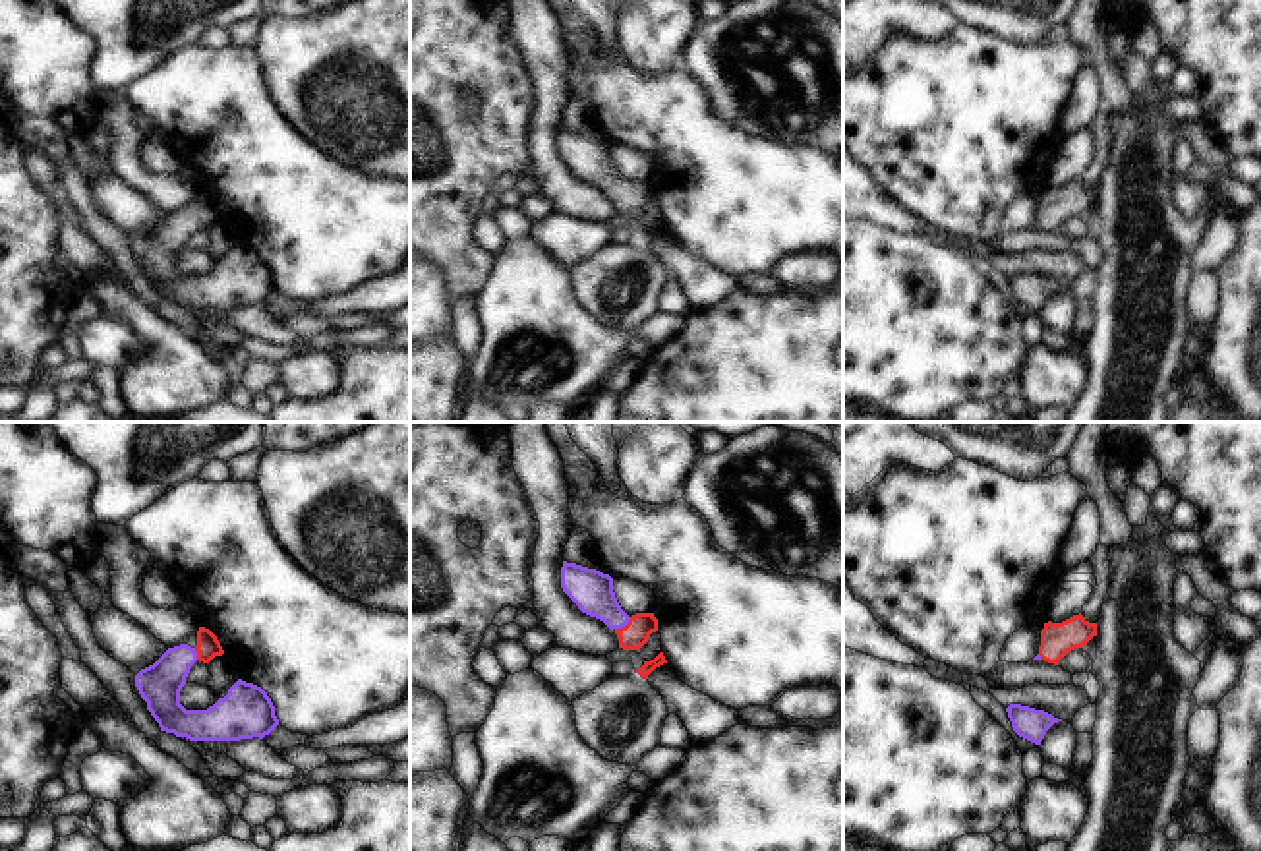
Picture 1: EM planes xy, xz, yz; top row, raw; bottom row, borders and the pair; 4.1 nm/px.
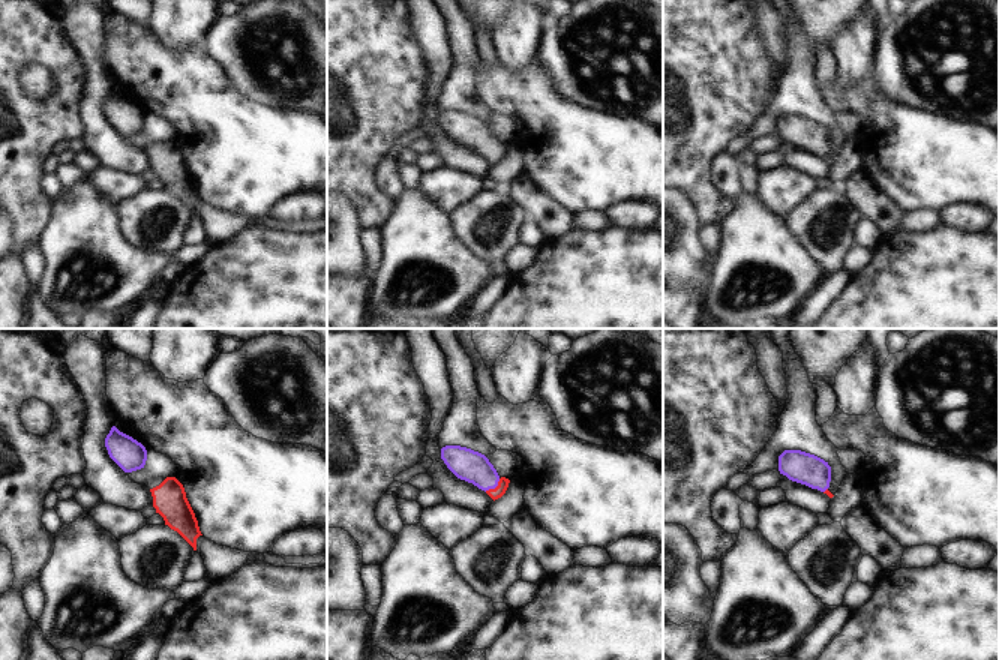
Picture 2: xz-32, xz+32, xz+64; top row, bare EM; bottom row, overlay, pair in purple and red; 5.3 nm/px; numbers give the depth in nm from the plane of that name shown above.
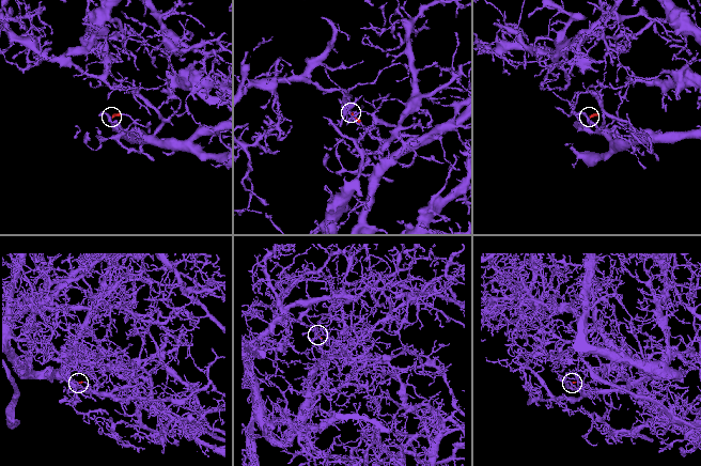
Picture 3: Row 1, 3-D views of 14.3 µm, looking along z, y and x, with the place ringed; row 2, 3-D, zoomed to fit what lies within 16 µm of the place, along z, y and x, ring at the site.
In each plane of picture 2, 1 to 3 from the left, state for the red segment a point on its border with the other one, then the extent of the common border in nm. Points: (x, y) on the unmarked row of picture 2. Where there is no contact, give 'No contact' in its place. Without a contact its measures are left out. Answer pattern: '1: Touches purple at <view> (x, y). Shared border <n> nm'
1: No contact
2: Touches purple at xz+32 (494, 152). Shared border 110 nm
3: Touches purple at xz+64 (825, 153). Shared border 40 nm.

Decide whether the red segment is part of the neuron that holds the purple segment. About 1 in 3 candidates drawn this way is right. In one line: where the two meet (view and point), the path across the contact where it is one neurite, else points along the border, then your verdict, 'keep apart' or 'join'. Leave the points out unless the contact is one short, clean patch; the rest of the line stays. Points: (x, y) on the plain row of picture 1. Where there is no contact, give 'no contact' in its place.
meets purple in xz at (623, 192); runs through xz (592, 157), (623, 192), (637, 198); join

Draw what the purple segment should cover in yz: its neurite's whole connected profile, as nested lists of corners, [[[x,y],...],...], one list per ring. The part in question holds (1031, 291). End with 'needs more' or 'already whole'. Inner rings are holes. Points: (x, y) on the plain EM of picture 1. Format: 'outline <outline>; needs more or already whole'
outline [[[1010,271],[1006,275],[1008,279],[1008,284],[1012,288],[1012,294],[1013,298],[1035,309],[1035,311],[1041,311],[1041,308],[1044,306],[1046,298],[1062,288],[1058,284],[1054,284],[1052,280],[1044,279],[1044,277],[1035,277],[1035,275],[1029,275],[1029,273],[1021,273],[1021,271]]]; already whole

